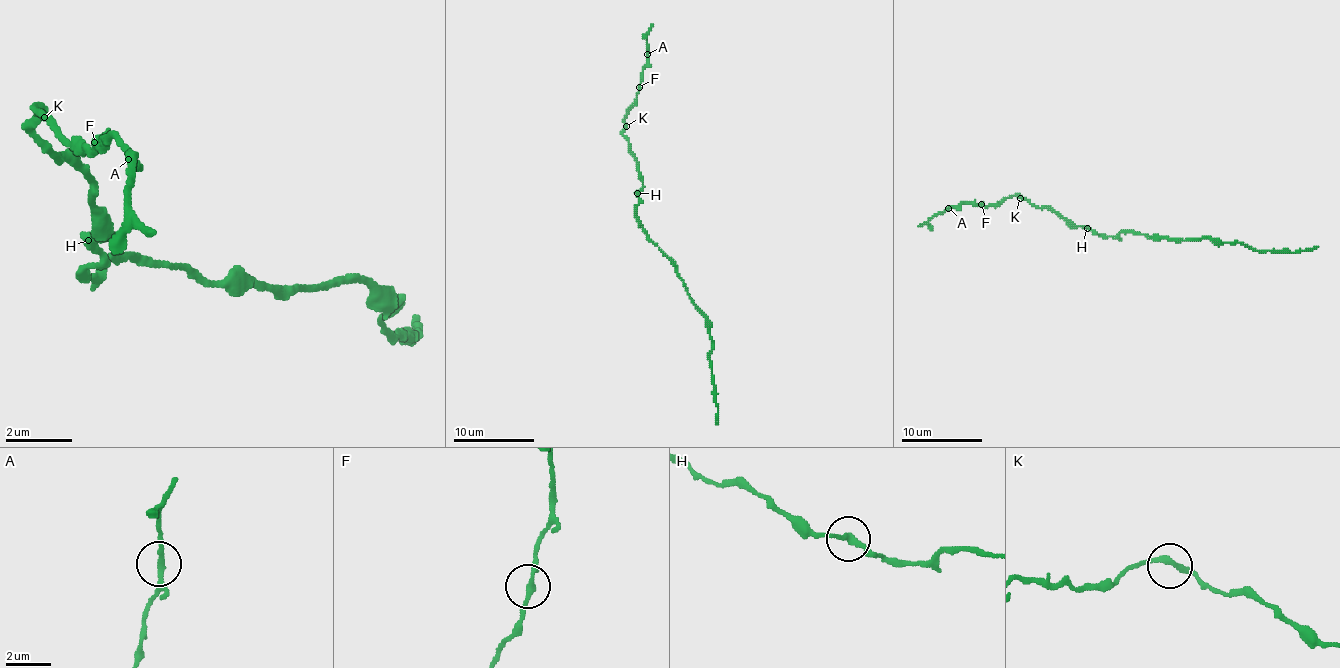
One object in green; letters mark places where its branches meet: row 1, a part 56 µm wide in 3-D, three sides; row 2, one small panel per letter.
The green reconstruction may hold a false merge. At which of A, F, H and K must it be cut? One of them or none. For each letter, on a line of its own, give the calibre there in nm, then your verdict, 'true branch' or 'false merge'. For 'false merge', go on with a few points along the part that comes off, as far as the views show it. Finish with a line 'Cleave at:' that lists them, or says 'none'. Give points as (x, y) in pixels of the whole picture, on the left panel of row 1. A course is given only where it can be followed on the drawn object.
A: calibre 240 nm; true branch
F: calibre 240 nm; true branch
H: calibre 240 nm; true branch
K: calibre 240 nm; true branch
Cleave at: none

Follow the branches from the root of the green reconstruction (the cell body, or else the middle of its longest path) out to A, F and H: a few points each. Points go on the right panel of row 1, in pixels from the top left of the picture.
A: (1115, 236), (1070, 226), (1054, 212), (1015, 196), (991, 206), (961, 204), (948, 208)
F: (1115, 236), (1101, 236), (1080, 226), (1070, 226), (1054, 212), (1038, 208), (1015, 196), (991, 206), (981, 204)
H: (1115, 236), (1101, 236), (1087, 228)

